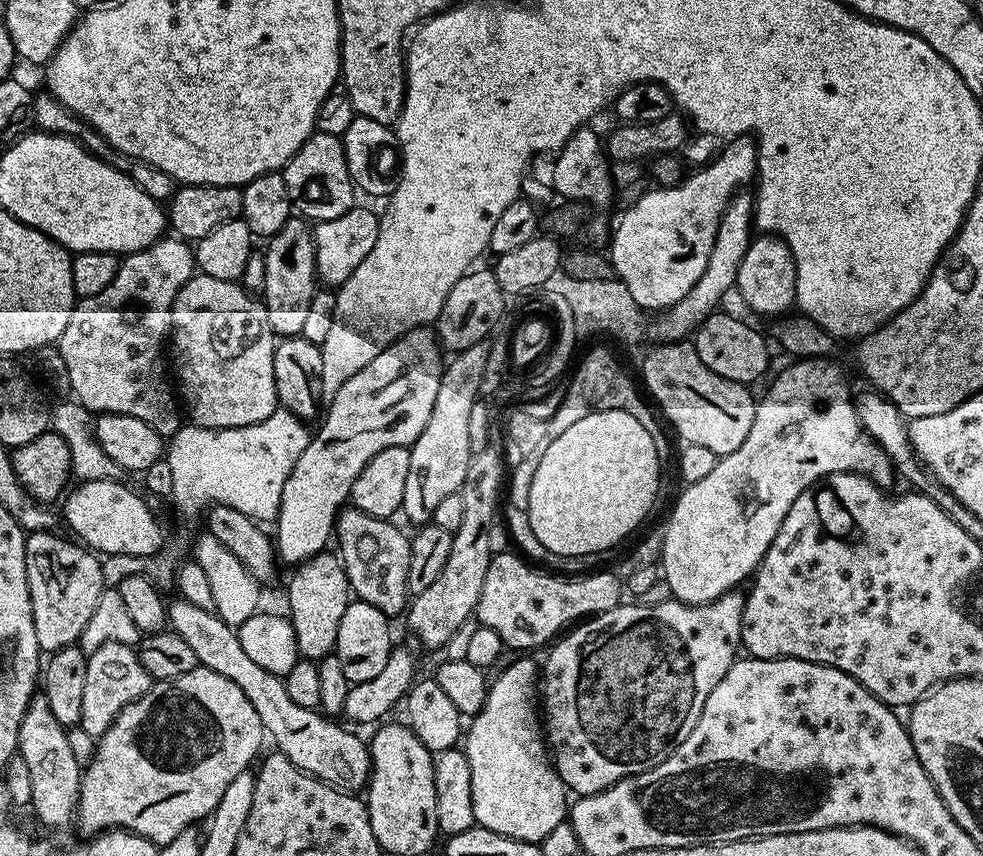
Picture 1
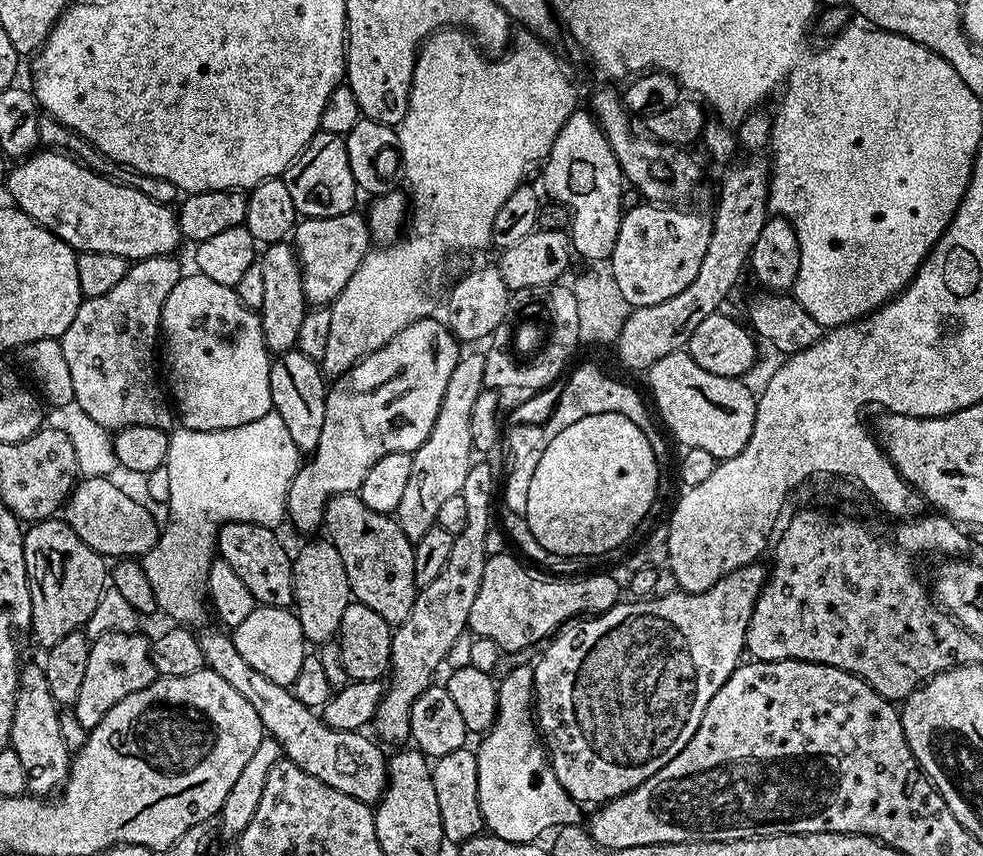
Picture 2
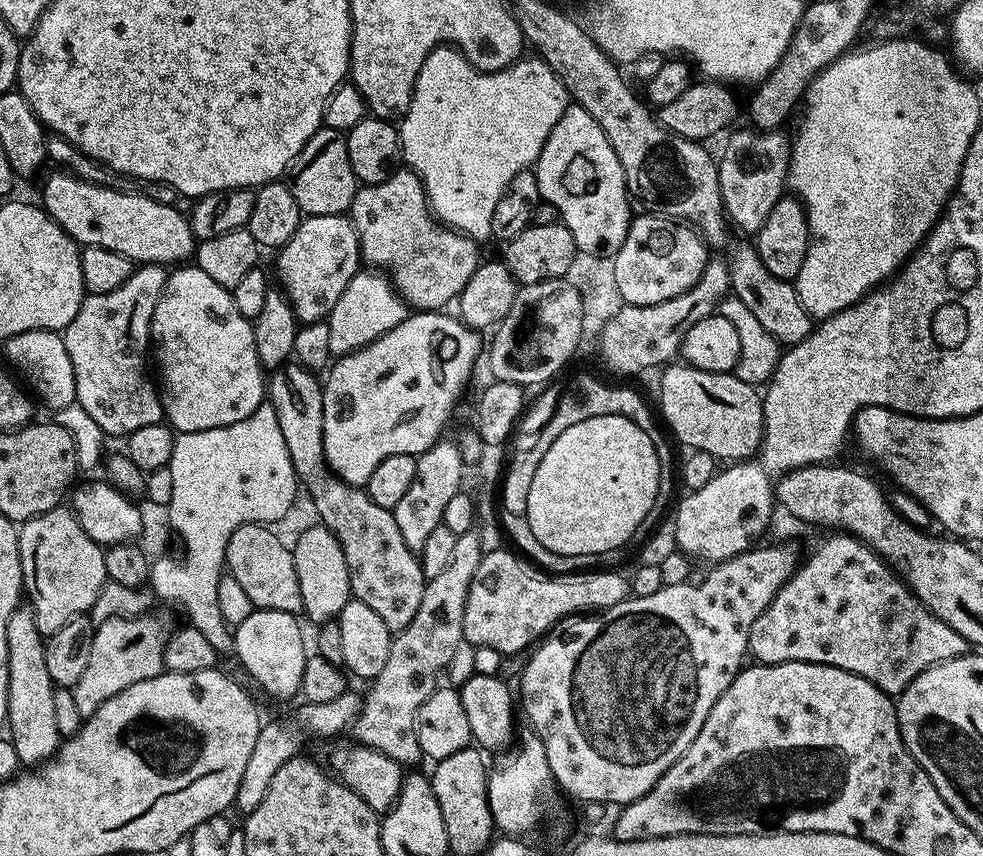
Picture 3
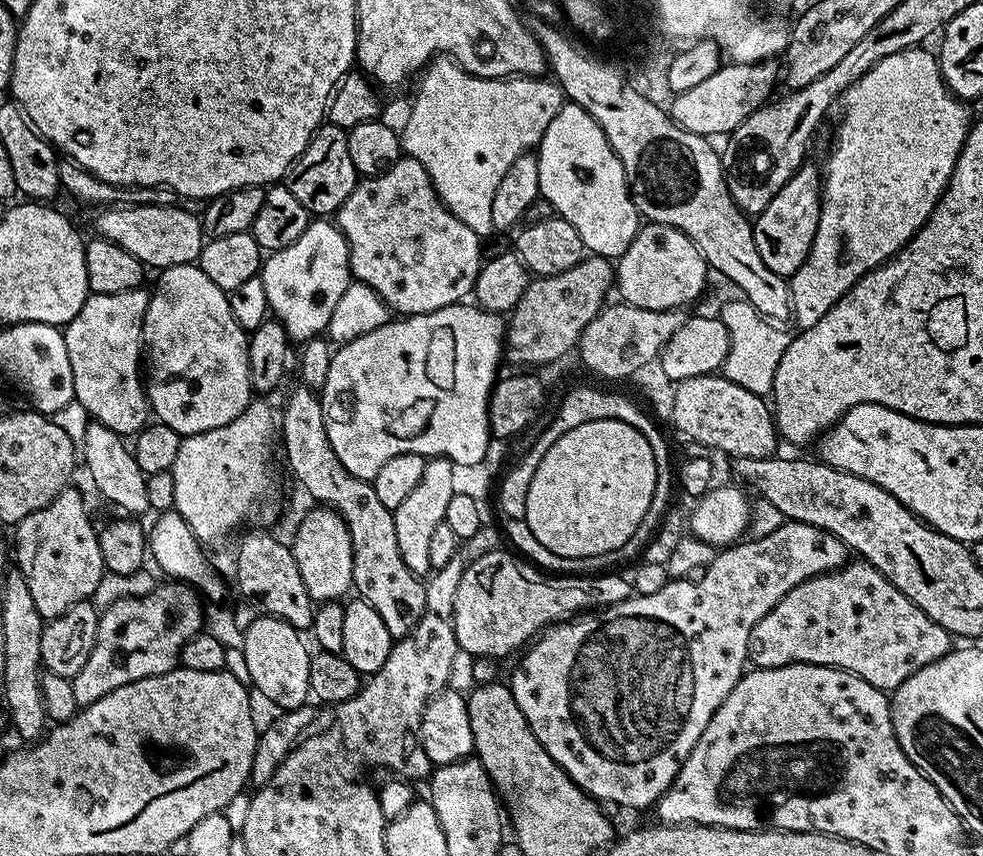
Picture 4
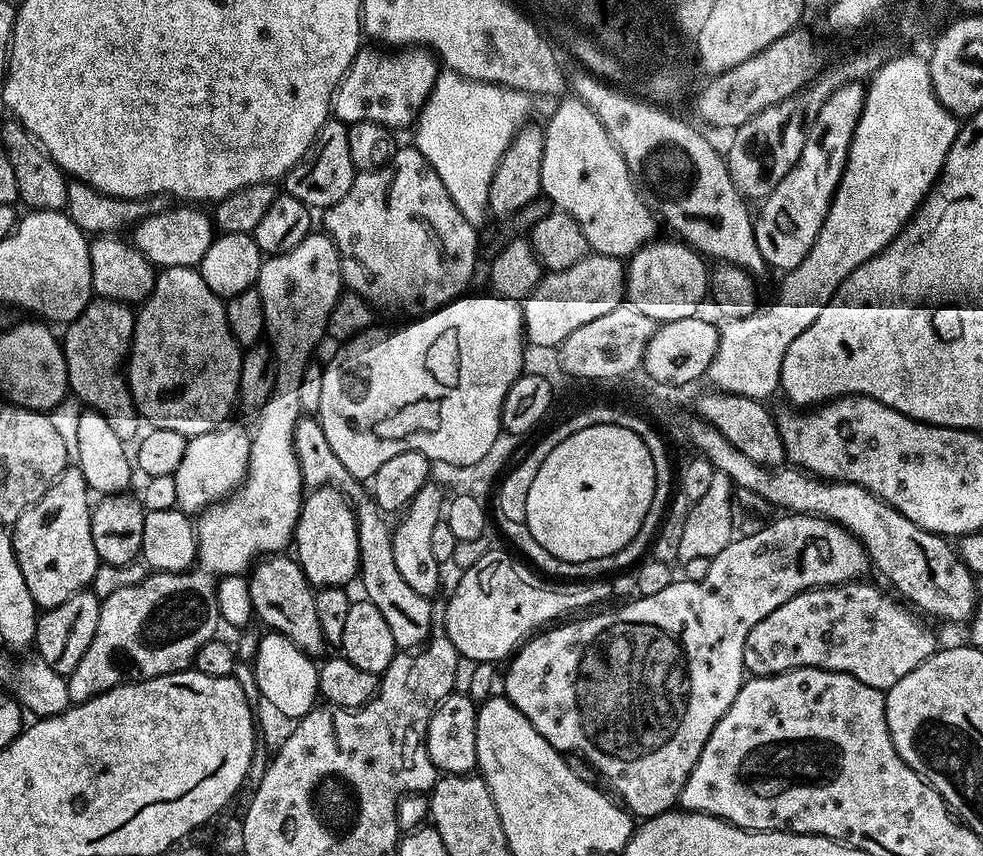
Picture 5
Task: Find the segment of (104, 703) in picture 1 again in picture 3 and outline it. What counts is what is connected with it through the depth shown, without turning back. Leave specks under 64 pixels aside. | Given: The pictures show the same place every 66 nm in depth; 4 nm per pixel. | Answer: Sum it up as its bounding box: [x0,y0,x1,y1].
[72,614,166,717]

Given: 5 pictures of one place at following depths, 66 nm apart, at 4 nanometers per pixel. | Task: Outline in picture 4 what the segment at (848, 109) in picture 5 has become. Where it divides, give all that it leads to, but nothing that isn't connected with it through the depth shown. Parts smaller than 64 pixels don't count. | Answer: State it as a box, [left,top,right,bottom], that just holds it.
[754,162,821,278]

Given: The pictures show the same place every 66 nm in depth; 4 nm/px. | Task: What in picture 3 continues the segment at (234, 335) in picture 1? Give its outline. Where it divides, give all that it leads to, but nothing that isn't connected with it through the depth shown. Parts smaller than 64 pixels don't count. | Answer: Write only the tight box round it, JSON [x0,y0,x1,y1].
[151,266,266,433]

